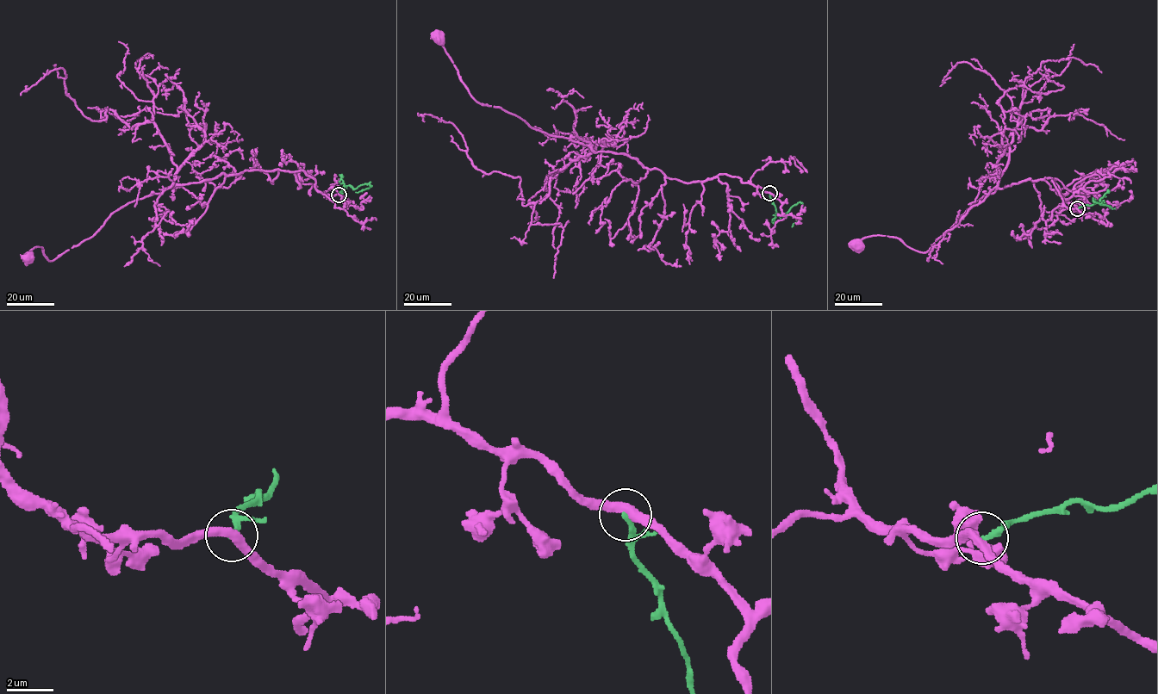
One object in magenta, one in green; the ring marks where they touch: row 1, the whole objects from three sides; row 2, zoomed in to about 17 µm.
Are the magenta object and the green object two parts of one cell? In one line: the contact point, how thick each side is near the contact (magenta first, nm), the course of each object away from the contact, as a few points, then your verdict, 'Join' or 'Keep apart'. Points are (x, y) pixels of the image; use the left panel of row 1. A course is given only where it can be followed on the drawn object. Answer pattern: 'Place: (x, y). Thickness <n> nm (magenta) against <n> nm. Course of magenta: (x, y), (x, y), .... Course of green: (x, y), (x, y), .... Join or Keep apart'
Place: (339, 195). Thickness 380 nm (magenta) against 240 nm. Course of magenta: (339, 195), (320, 192), (301, 170), (219, 175), (121, 207), (91, 236), (53, 260), (40, 246), (28, 257). Course of green: (339, 195), (345, 186), (355, 188), (361, 184), (370, 187), (356, 192). Keep apart

